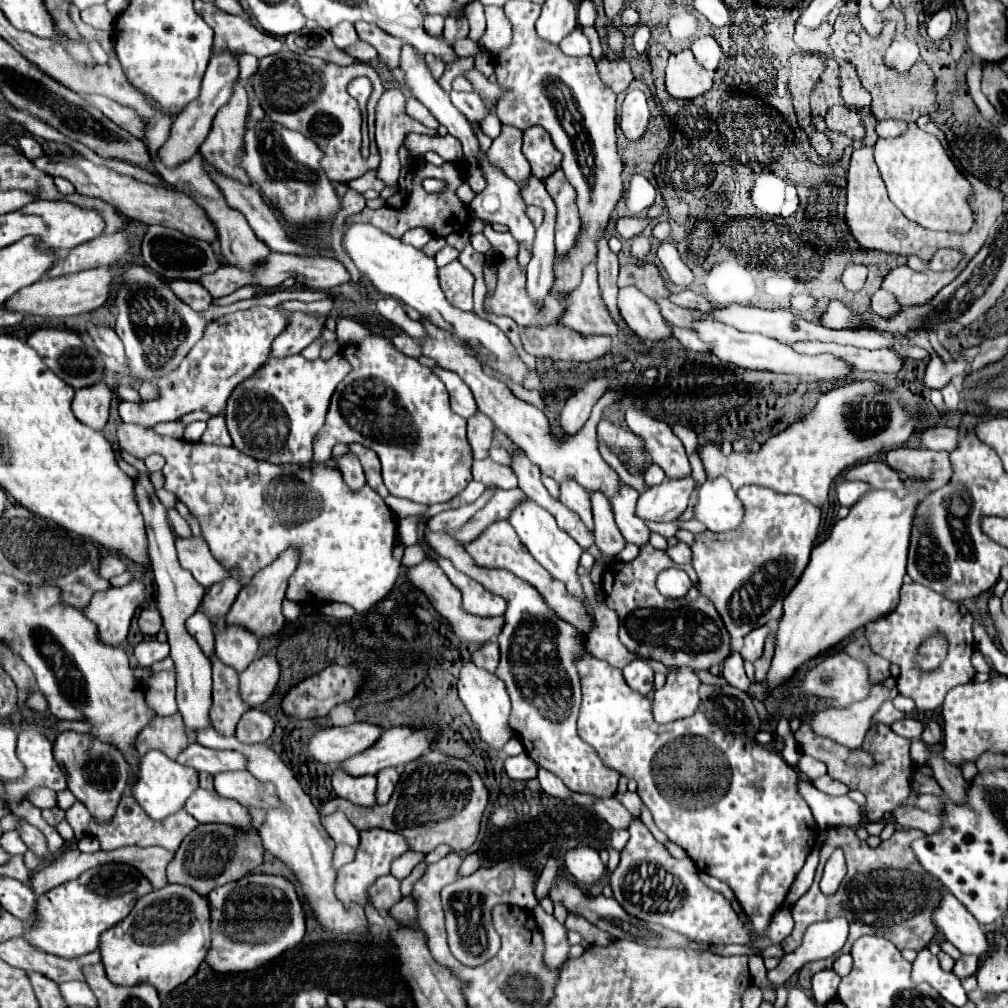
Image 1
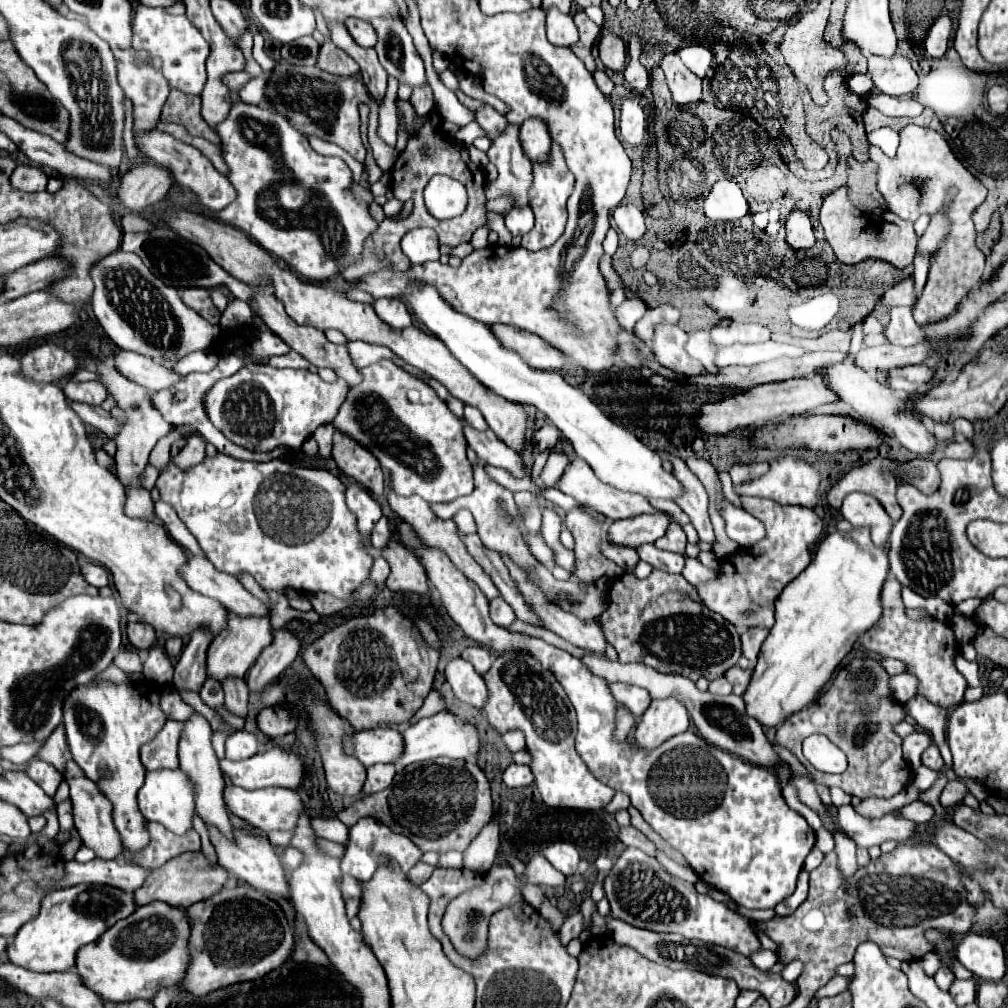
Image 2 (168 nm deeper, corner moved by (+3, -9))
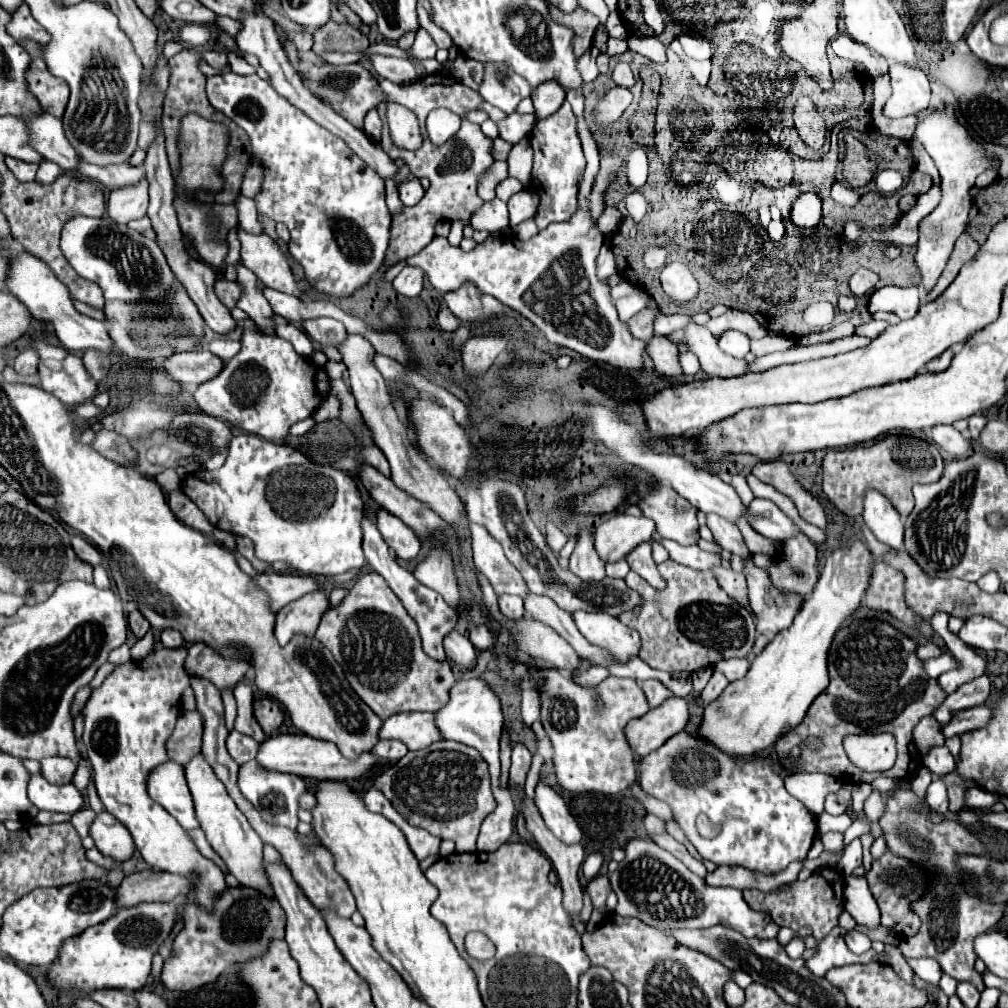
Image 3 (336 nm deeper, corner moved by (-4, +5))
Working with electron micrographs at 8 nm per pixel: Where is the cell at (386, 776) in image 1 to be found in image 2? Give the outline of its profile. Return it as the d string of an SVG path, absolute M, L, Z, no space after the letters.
M394 764L370 766L368 768L368 778L366 778L366 784L364 784L364 794L374 794L374 792L384 790L392 782L394 774L396 774Z

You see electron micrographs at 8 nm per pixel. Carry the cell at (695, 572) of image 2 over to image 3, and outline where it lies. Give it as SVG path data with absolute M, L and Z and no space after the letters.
M715 566L711 570L719 582L719 586L731 596L735 598L741 606L745 606L749 610L749 602L747 602L747 584L745 584L745 576L741 572L735 572L731 568L725 566Z

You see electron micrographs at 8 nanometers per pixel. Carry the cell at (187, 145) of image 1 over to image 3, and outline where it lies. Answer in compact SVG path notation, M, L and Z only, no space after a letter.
M145 178L139 180L139 184L111 190L109 200L107 200L107 214L117 224L127 224L131 220L143 218L149 206L147 190L149 190L149 184Z

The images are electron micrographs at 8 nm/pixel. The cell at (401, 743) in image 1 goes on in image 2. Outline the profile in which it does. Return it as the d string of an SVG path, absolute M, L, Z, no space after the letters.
M442 710L434 716L422 718L416 724L408 726L404 732L404 742L406 742L406 750L400 758L398 770L402 770L404 766L412 764L412 762L420 762L420 760L432 760L438 756L446 756L446 758L460 758L460 760L478 760L478 750L480 750L480 736L478 736L478 728L466 722L460 722L452 712Z

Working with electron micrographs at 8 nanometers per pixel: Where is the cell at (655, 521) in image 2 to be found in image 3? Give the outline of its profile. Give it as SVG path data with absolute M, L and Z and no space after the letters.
M615 512L595 528L595 548L605 562L625 558L641 542L651 542L655 524L649 518Z

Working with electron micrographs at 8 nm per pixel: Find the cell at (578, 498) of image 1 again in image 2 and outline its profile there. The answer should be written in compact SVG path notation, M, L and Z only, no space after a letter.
M570 510L564 518L564 526L572 532L576 544L576 562L572 570L574 578L582 582L596 582L602 576L618 578L622 574L622 570L618 570L618 566L612 560L608 560L600 550L602 526L596 520L592 520L588 514L580 510Z

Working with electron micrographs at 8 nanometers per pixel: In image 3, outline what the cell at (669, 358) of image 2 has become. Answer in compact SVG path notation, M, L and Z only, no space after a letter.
M689 322L683 326L683 330L685 330L685 334L677 344L685 346L687 352L693 352L699 358L701 370L707 376L731 378L731 376L741 376L747 372L747 362L731 358L727 354L721 354L717 340L709 332L709 328Z

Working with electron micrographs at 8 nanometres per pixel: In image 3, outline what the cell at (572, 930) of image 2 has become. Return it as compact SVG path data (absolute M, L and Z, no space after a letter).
M597 876L587 884L587 894L593 902L593 908L603 908L607 894L609 894L609 878L607 876Z

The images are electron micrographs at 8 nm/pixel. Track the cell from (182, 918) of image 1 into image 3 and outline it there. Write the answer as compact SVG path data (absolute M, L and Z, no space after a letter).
M143 902L133 908L121 908L115 916L111 916L111 920L91 926L81 936L73 936L71 940L67 940L67 944L61 946L59 960L49 970L49 980L59 988L119 988L127 992L137 992L147 984L153 956L171 936L177 918L179 912L175 902Z

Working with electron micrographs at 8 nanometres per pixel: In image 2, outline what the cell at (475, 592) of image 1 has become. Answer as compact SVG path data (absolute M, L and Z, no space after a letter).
M494 598L492 602L490 602L490 616L492 616L492 620L498 624L498 626L510 626L514 620L516 620L516 614L514 614L514 610L502 600L502 598Z

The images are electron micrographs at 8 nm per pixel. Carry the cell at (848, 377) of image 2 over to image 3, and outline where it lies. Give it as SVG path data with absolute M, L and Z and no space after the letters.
M933 426L929 430L931 440L941 446L947 454L951 454L953 458L963 458L967 456L969 450L969 440L963 438L961 432L957 432L953 426Z

